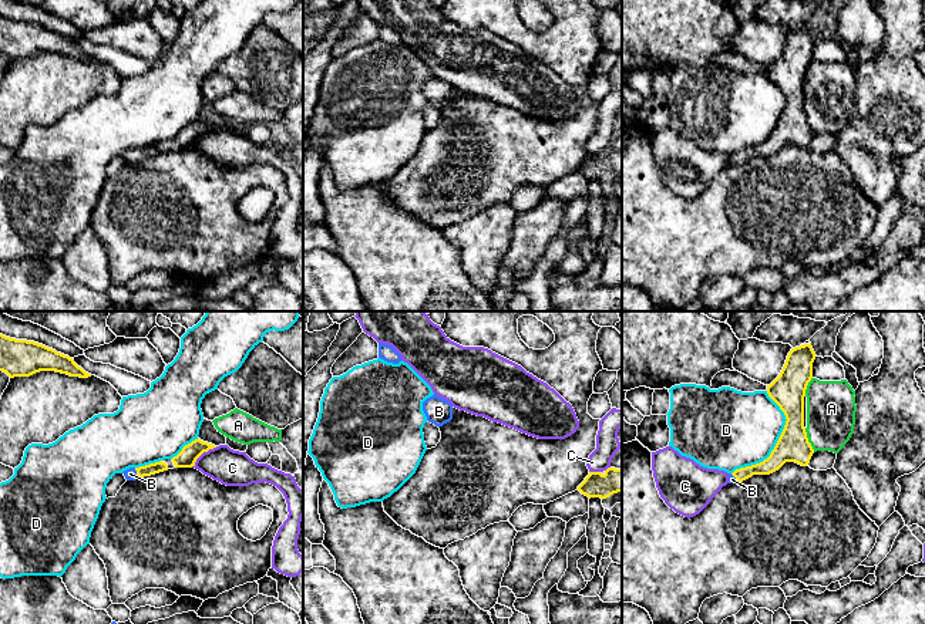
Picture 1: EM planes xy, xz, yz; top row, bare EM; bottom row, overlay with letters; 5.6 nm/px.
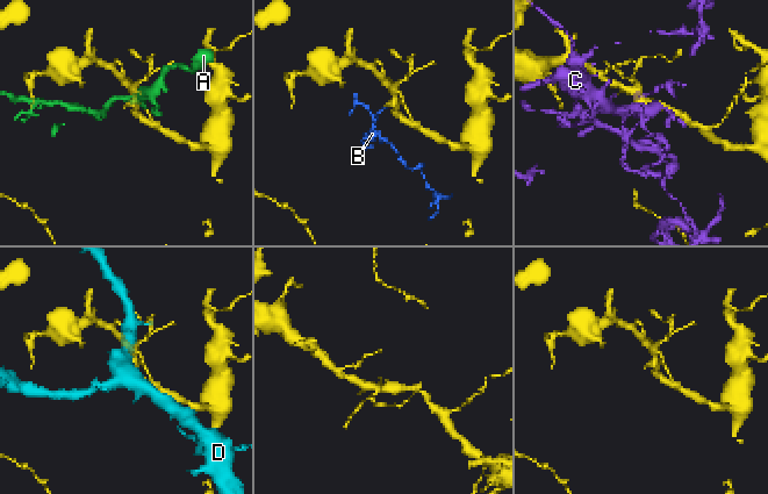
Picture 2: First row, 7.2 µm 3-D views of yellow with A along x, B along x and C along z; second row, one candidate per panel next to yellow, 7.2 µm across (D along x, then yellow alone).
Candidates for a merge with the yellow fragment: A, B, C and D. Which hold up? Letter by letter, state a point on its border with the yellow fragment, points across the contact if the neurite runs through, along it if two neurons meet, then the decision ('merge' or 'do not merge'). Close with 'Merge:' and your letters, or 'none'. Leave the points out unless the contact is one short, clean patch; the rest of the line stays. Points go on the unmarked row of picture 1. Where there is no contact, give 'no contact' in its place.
A: meets yellow in yz at (807, 121); do not merge
B: meets yellow in xy at (137, 154); runs through xy (150, 151), (137, 154), (130, 155); merge
C: meets yellow in xy at (202, 134); do not merge
D: meets yellow in yz at (777, 124); do not merge
Merge: B

